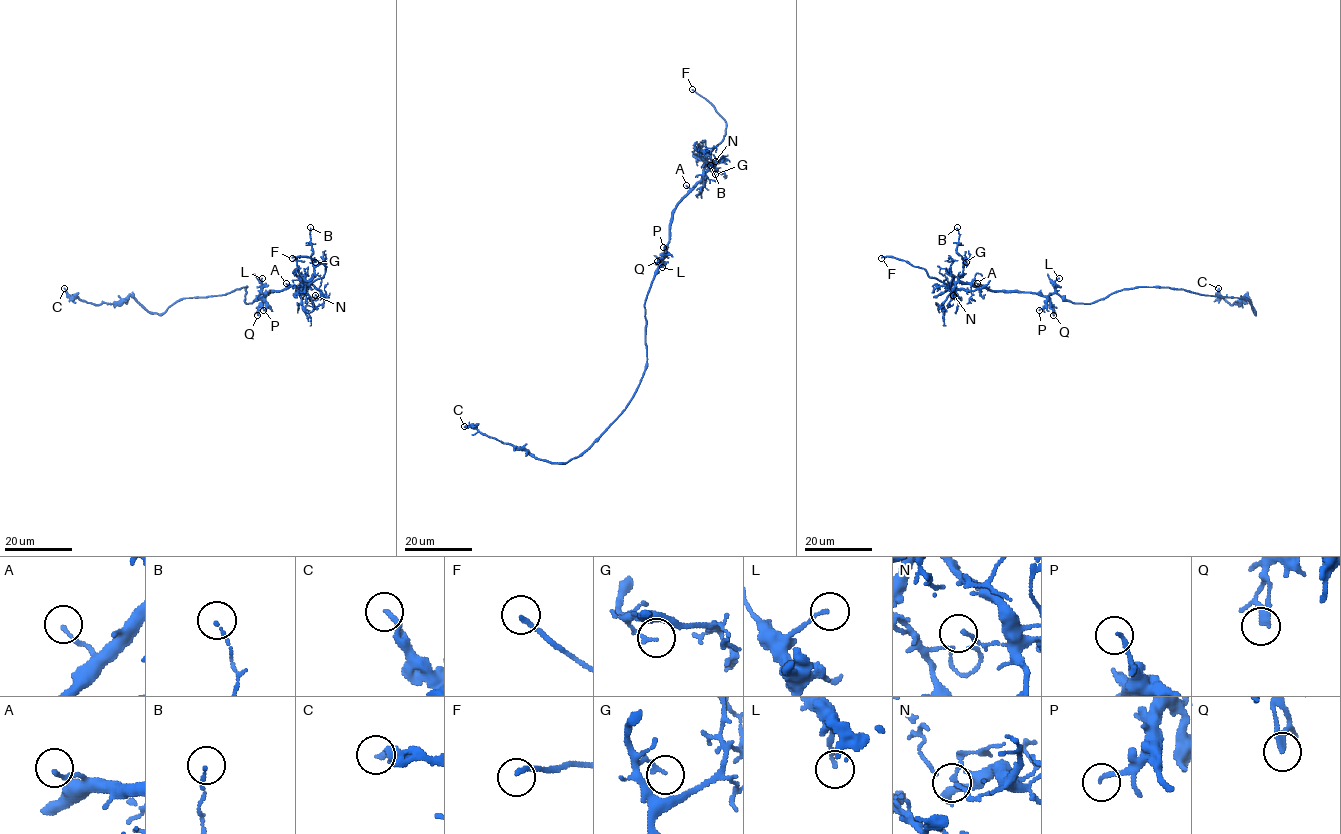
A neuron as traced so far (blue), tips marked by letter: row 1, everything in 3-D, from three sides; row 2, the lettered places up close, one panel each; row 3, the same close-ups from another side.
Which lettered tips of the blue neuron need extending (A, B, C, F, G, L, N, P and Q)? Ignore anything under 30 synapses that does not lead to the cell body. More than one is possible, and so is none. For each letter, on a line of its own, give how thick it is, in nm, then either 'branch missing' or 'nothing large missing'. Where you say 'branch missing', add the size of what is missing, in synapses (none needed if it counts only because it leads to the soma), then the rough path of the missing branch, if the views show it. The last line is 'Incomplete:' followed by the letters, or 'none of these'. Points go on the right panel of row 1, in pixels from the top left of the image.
A: calibre 160 nm; nothing large missing
B: calibre 120 nm; nothing large missing
C: calibre 240 nm; nothing large missing
F: calibre 160 nm; branch missing
G: calibre 100 nm; nothing large missing
L: calibre 140 nm; nothing large missing
N: calibre 150 nm; nothing large missing
P: calibre 160 nm; nothing large missing
Q: calibre 160 nm; nothing large missing
Incomplete: F

